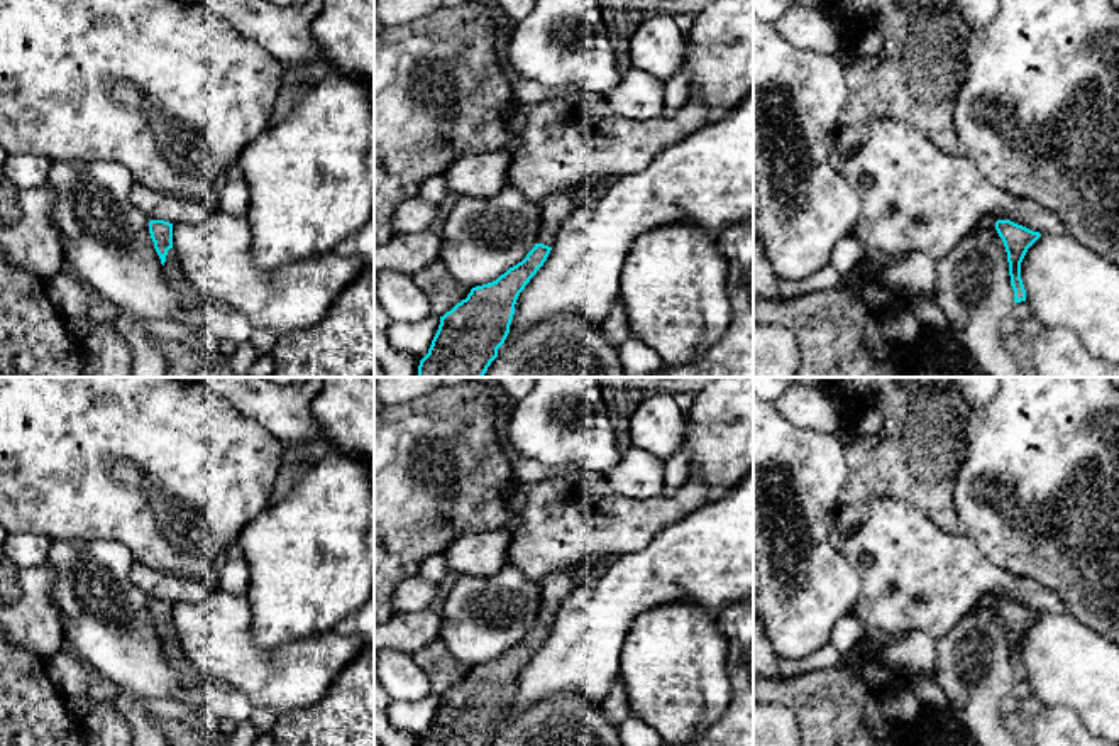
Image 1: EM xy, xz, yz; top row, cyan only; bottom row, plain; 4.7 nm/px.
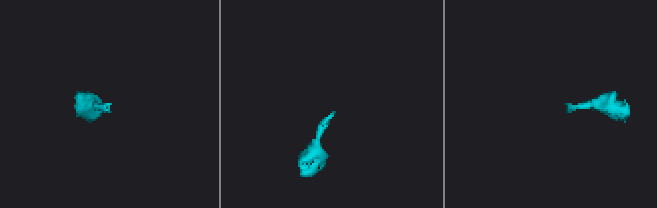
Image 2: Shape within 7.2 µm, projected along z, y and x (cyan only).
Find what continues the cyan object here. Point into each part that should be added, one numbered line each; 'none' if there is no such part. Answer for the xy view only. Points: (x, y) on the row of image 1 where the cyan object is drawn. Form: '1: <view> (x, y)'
1: xy (173, 271)

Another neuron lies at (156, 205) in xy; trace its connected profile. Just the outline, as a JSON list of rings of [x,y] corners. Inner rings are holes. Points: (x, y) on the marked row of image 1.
[[[135,183],[129,193],[130,201],[149,218],[169,223],[201,223],[210,210],[200,200],[181,198],[156,191]]]

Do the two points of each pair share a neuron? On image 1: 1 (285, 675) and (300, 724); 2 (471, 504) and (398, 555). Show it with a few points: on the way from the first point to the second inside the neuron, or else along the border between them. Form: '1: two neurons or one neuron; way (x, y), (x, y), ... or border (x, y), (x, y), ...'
1: two neurons; border (329, 685), (314, 704), (278, 714)
2: one neuron; way (452, 504), (417, 537)

